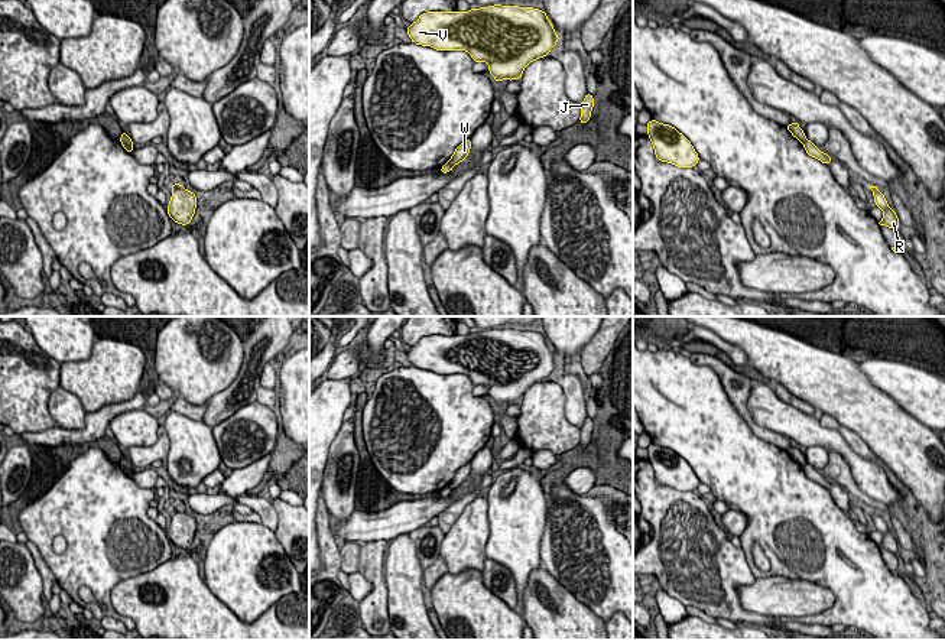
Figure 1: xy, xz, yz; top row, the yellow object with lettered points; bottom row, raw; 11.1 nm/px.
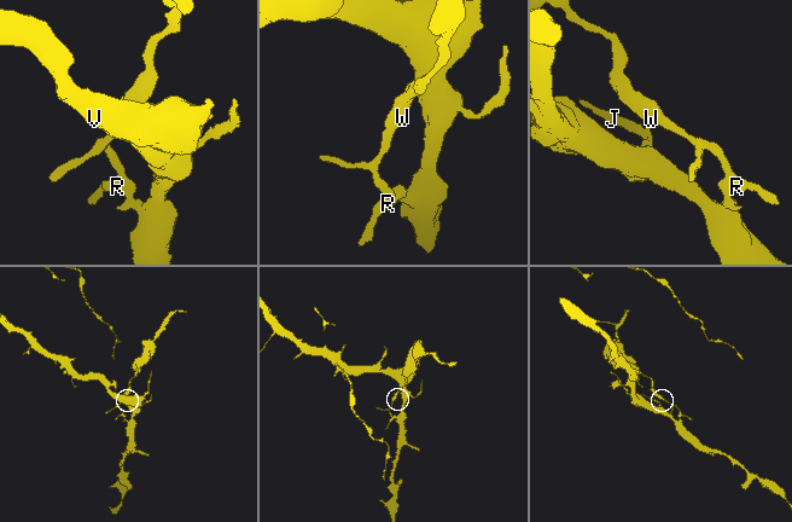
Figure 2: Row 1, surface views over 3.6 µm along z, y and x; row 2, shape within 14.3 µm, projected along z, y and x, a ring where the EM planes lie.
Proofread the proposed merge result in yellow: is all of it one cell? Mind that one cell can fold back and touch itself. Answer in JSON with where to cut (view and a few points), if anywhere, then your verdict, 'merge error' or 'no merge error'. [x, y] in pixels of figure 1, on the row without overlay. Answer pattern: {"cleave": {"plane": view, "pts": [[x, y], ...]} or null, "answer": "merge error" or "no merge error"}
{"cleave": {"plane": "yz", "pts": [[807, 464], [804, 467]]}, "answer": "merge error"}

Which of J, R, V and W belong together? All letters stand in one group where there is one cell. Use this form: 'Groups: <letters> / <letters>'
Groups: J R V / W

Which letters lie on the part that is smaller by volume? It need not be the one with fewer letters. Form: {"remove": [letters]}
{"remove": ["W"]}

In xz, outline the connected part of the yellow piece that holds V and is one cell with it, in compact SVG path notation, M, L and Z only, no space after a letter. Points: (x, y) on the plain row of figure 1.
M501 329L471 332L468 335L426 335L406 353L413 367L436 374L467 374L474 386L487 386L497 406L520 403L525 392L545 381L556 368L556 358L546 337L533 331Z

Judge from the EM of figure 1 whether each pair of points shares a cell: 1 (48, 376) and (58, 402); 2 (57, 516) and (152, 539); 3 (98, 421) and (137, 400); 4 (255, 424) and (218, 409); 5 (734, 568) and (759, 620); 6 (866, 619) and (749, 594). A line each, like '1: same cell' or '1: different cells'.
1: different cells
2: same cell
3: same cell
4: different cells
5: same cell
6: different cells

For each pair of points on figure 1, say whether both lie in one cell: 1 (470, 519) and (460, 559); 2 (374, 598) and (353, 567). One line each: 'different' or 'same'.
1: same
2: different

